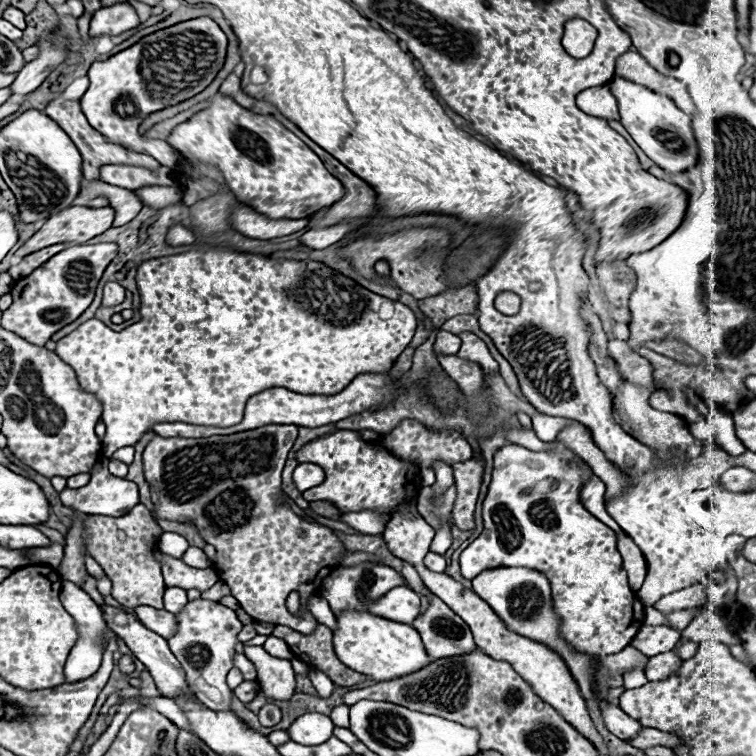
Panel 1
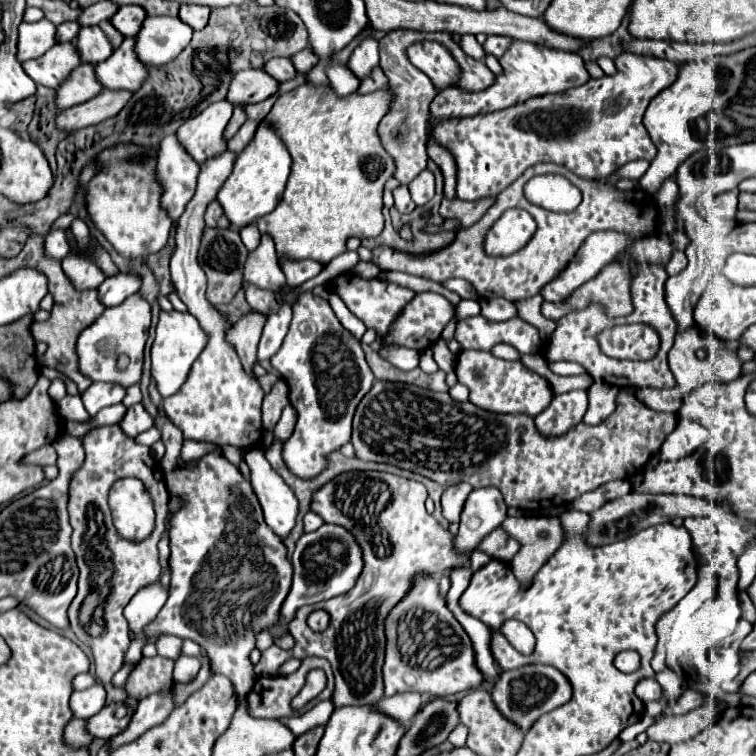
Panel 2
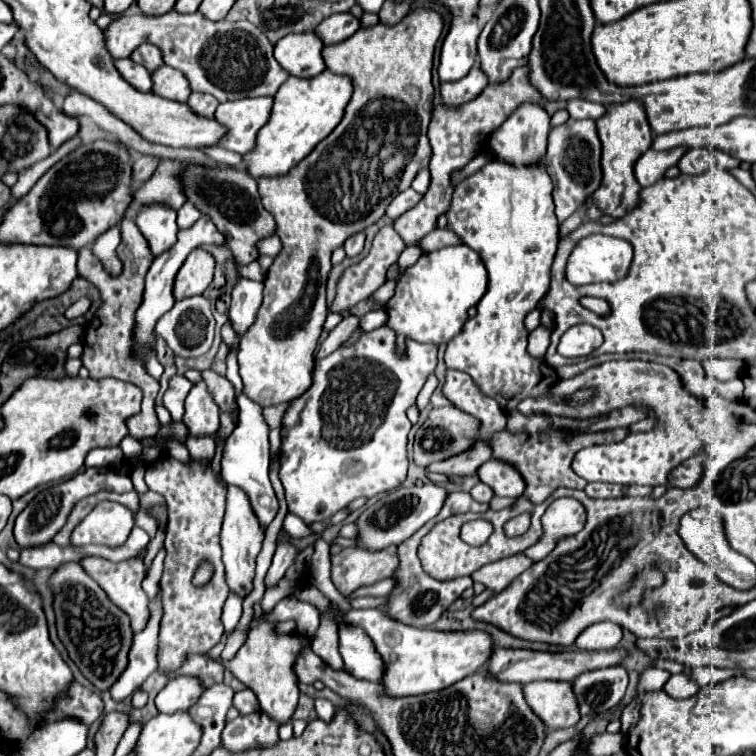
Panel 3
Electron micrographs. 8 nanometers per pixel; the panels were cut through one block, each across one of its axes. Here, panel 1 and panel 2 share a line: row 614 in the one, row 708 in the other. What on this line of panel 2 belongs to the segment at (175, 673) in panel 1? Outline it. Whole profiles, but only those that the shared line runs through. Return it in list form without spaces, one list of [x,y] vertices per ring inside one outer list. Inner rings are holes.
[[[124,702],[108,704],[88,720],[88,732],[96,738],[110,740],[126,730],[132,716],[134,716],[134,708],[130,708],[128,704]]]

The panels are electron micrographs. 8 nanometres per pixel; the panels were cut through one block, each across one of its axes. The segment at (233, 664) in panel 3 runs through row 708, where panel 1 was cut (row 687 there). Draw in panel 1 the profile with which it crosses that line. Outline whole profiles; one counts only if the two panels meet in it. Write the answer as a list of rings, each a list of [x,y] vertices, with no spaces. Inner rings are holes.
[[[244,646],[244,654],[254,662],[258,682],[272,700],[290,700],[296,688],[296,676],[288,660],[272,658],[262,646]]]

